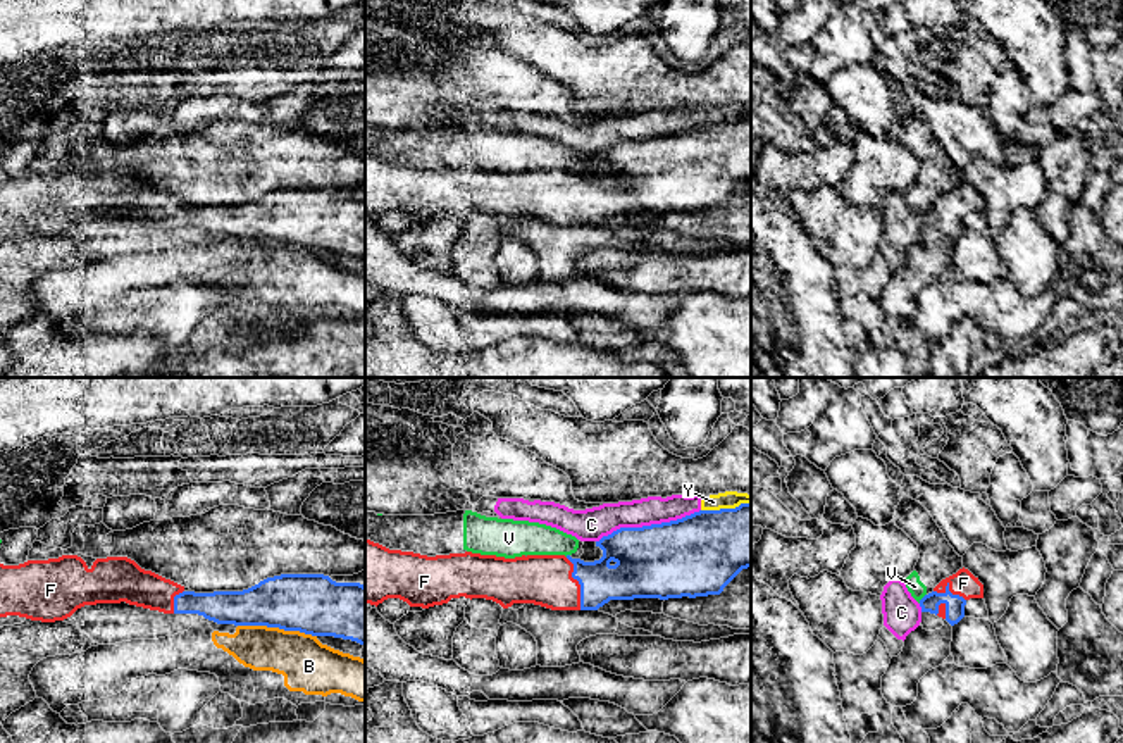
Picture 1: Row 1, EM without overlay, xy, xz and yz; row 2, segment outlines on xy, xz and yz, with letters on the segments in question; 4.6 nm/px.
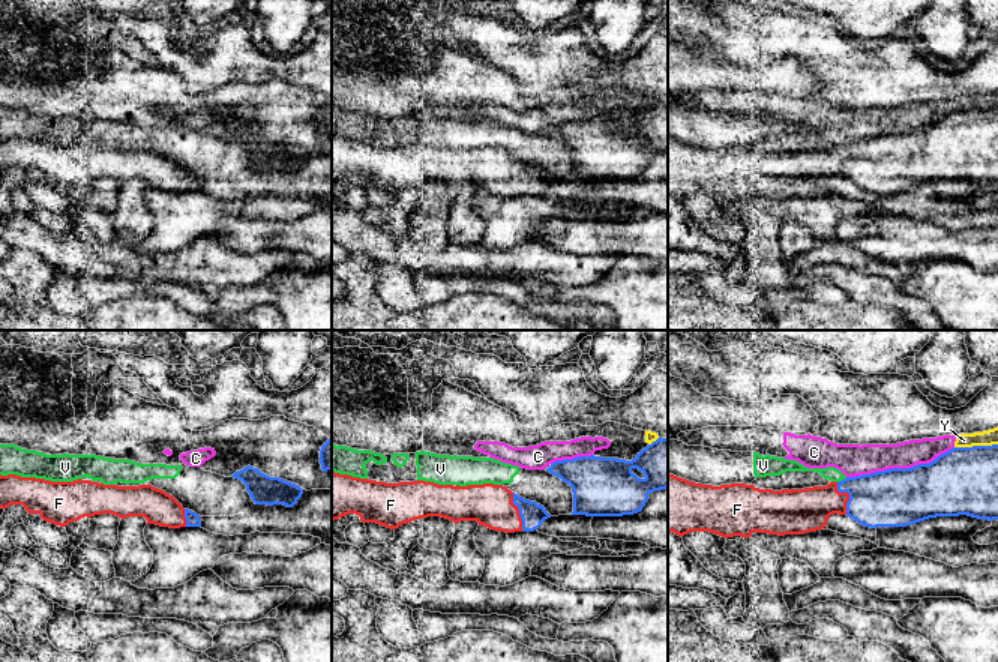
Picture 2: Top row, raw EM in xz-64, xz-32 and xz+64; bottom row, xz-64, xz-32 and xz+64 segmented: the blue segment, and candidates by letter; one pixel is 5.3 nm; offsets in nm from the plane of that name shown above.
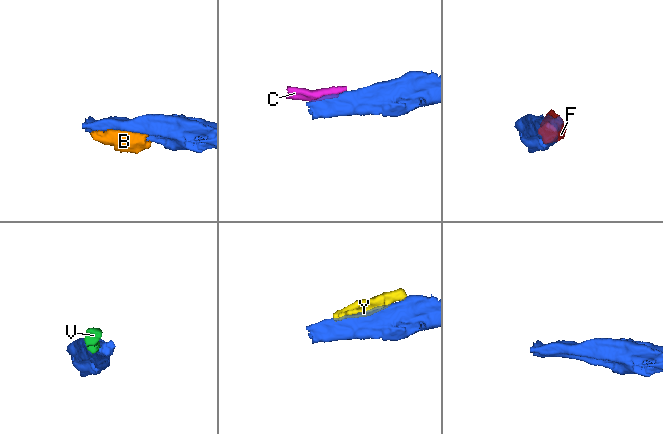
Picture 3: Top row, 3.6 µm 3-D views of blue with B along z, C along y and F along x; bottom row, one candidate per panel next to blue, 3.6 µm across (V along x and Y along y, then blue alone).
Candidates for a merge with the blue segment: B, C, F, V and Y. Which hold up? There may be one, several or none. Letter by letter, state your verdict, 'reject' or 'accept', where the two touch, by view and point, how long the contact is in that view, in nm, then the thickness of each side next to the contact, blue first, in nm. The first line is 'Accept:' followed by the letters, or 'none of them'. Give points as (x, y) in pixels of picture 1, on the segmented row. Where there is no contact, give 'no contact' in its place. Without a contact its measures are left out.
Accept: F
B: reject; contact xy (278, 626); length 380 nm; calibres 280 and 240 nm
C: reject; contact xz (648, 526); length 500 nm; calibres 360 and 150 nm
F: accept; contact xz (579, 583); length 260 nm; calibres 190 and 240 nm
V: reject; contact yz (922, 599); length 60 nm; calibres 100 and 80 nm
Y: reject; contact xz (725, 509); length 240 nm; calibres 380 and 80 nm

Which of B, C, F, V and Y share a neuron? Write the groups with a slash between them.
B / C Y / F / V

